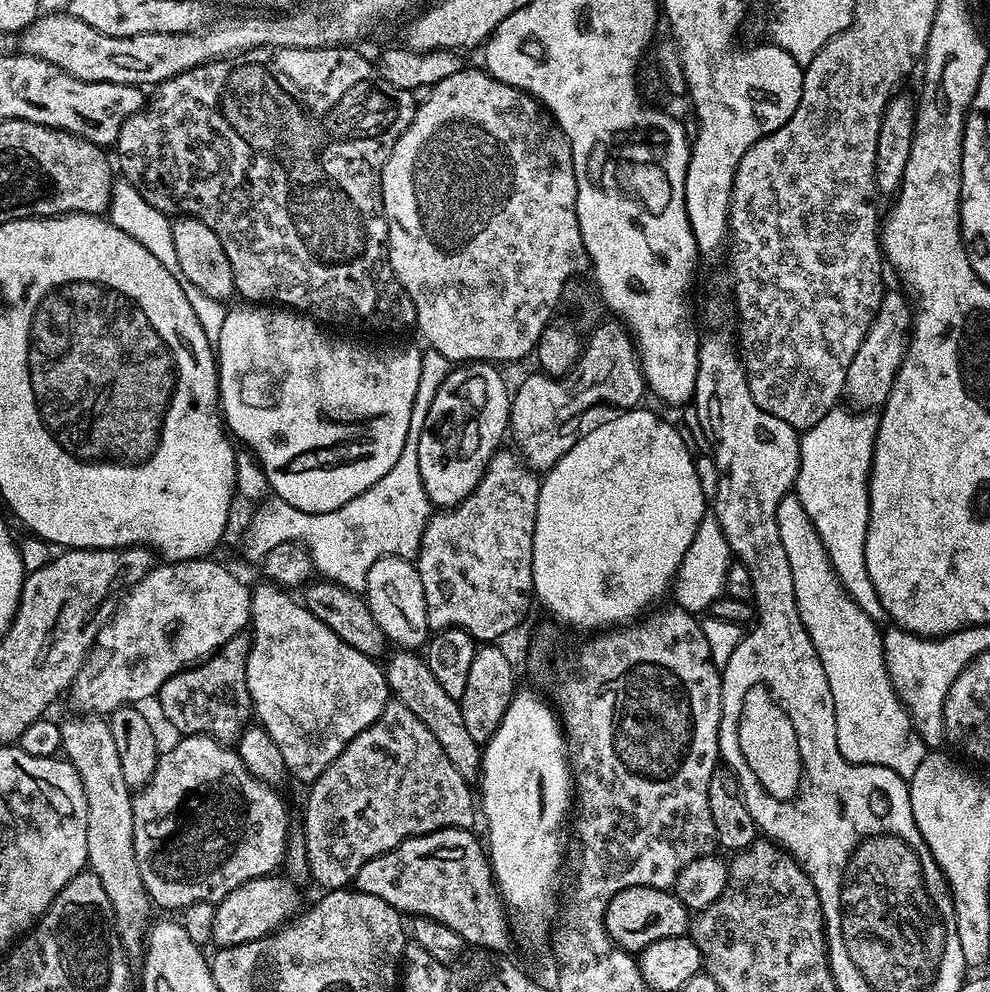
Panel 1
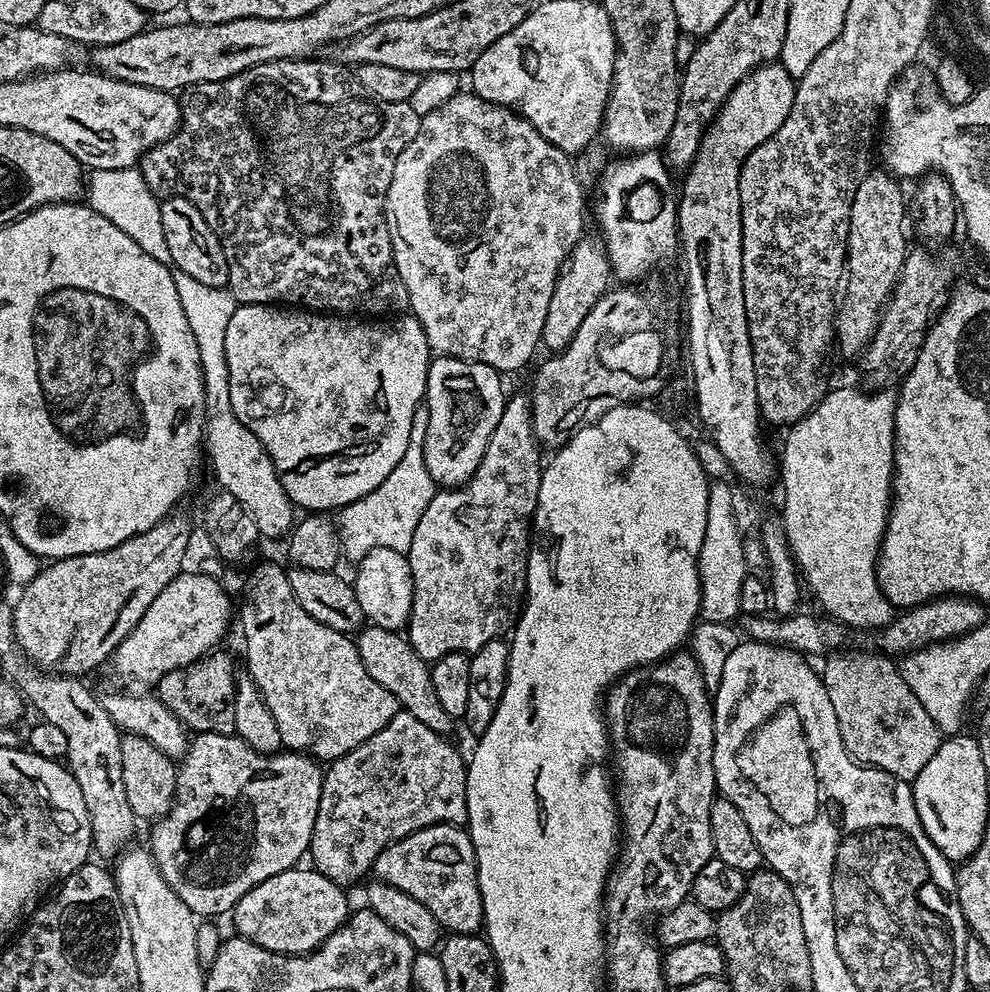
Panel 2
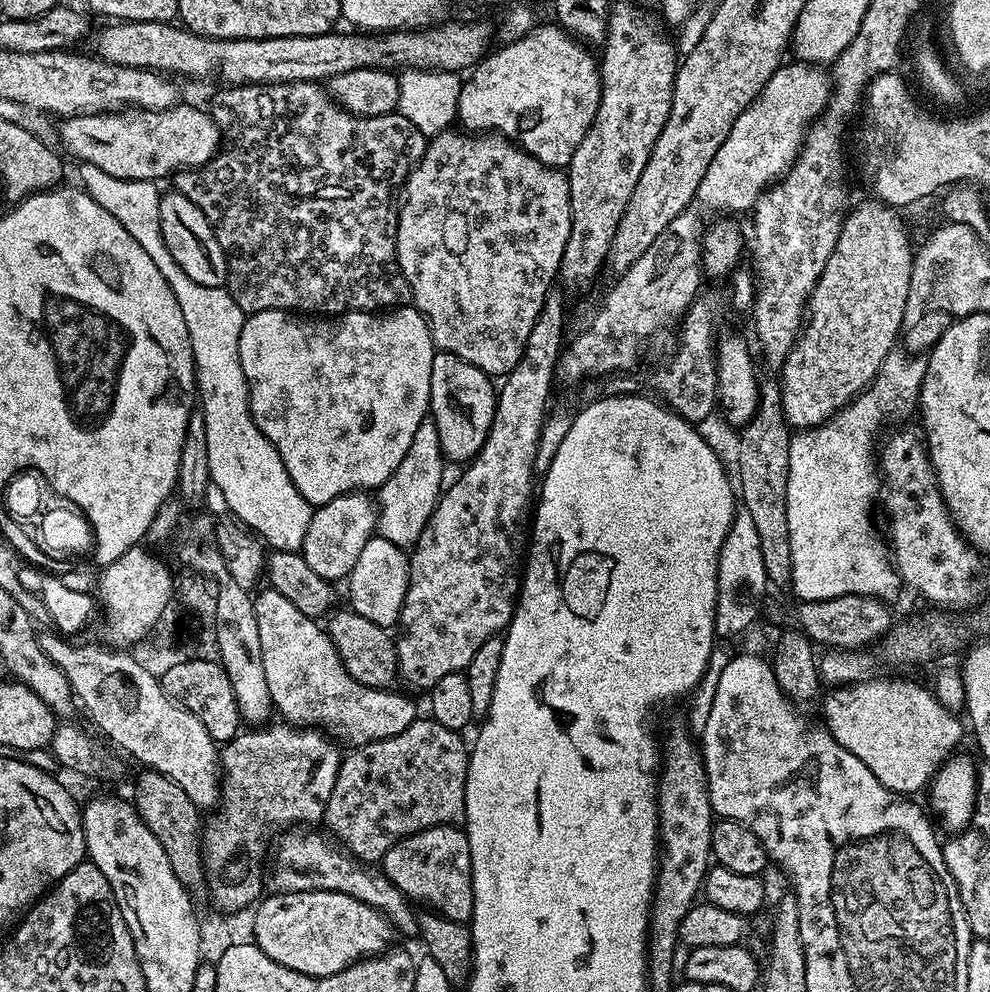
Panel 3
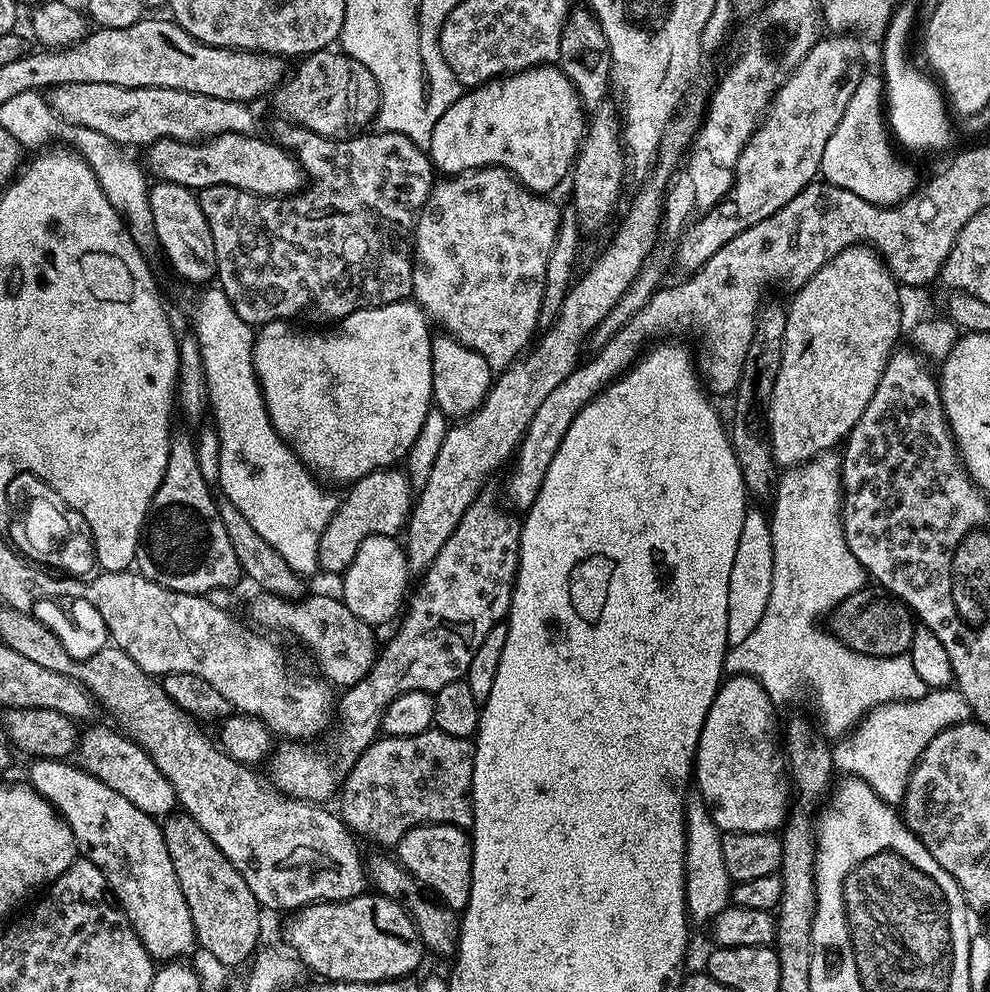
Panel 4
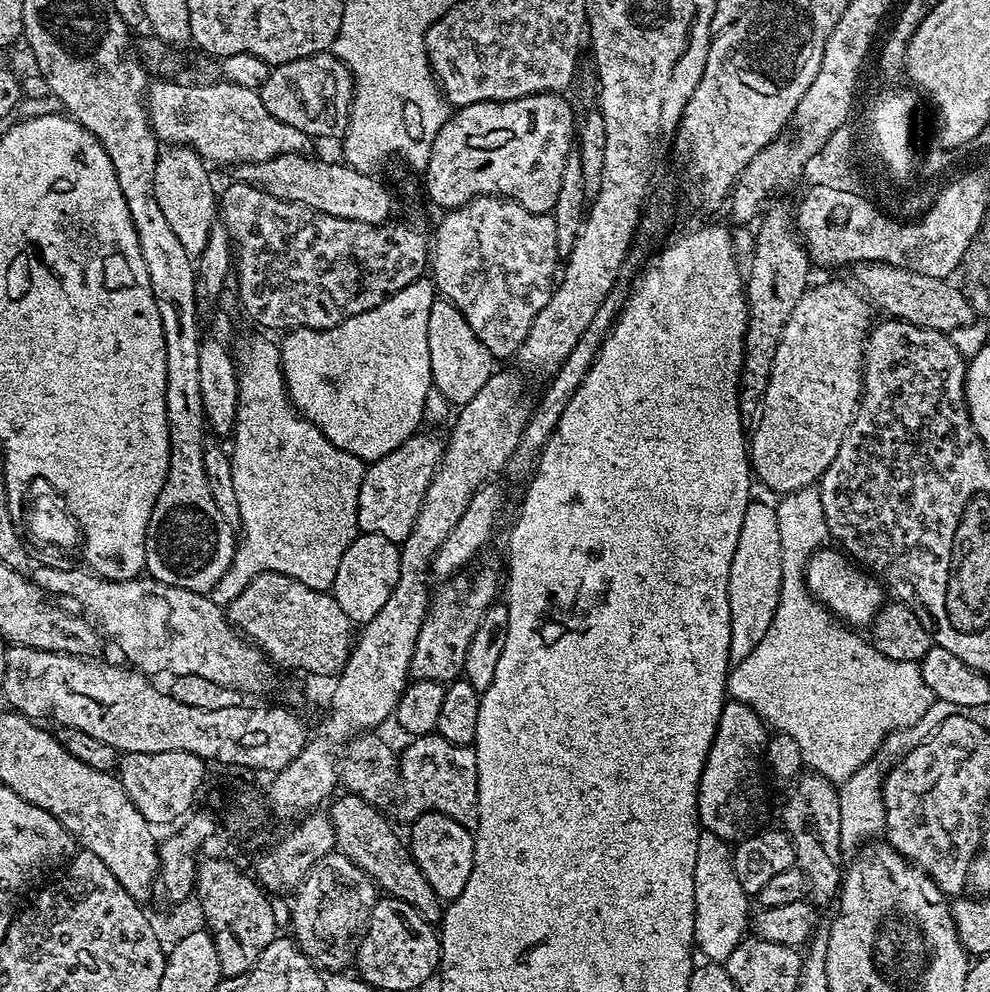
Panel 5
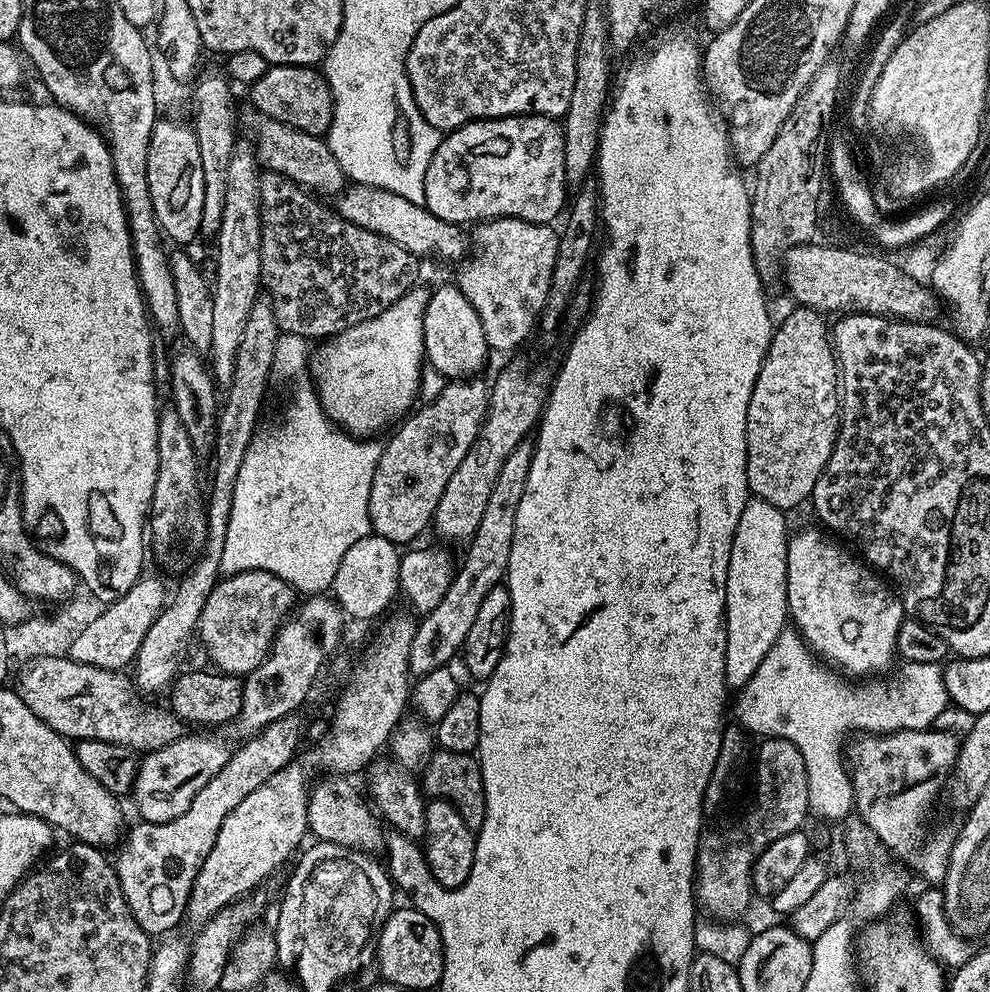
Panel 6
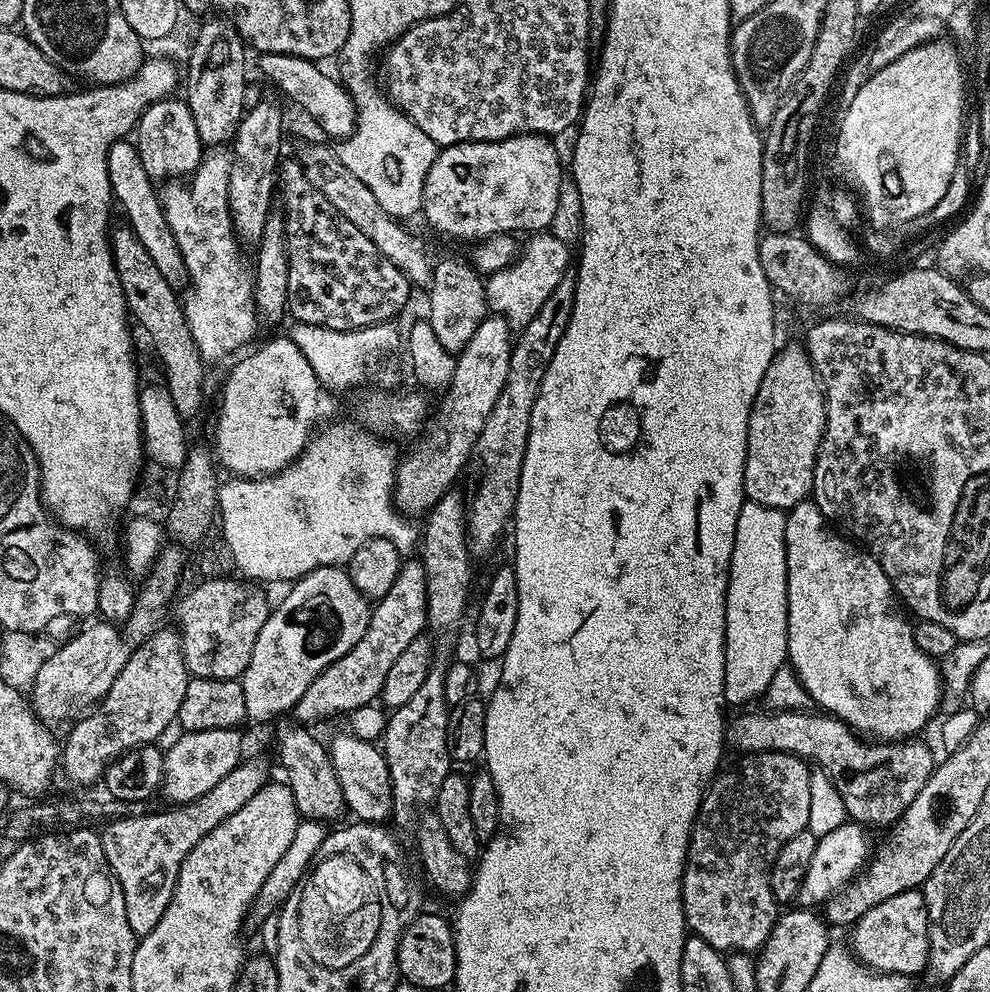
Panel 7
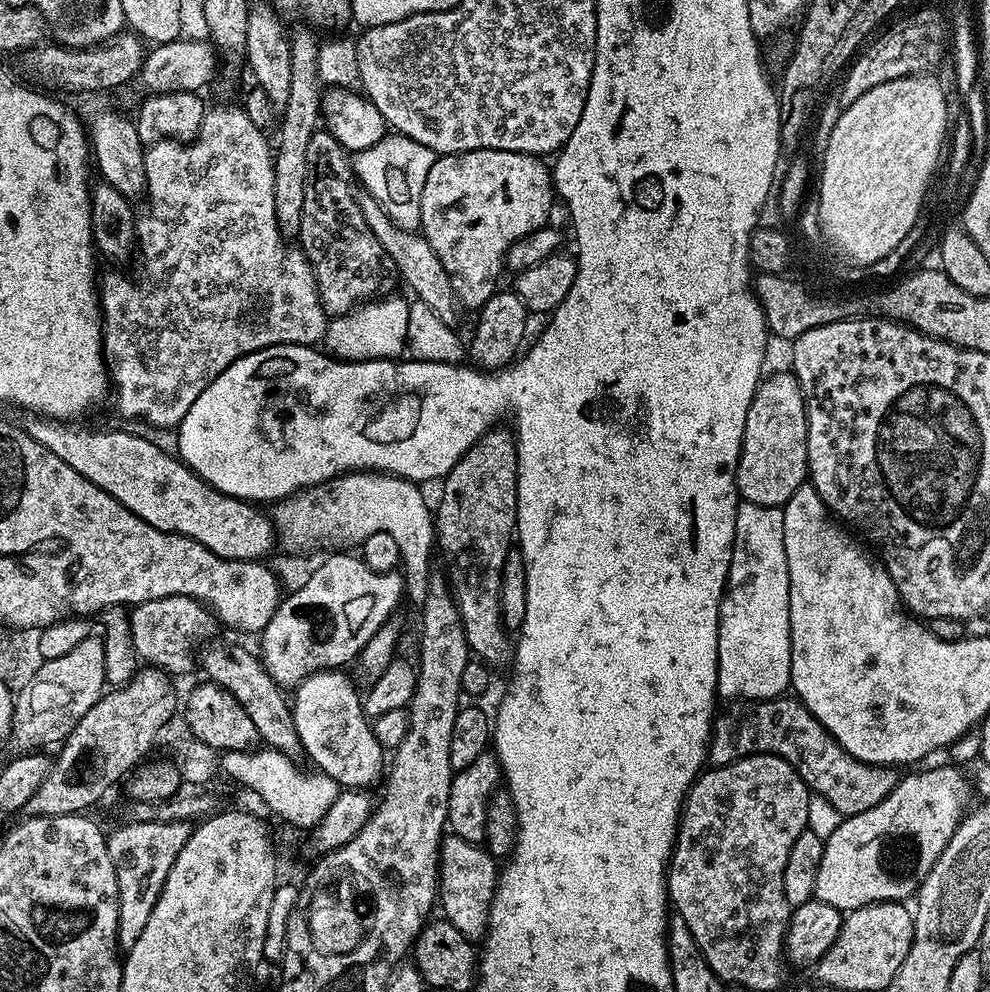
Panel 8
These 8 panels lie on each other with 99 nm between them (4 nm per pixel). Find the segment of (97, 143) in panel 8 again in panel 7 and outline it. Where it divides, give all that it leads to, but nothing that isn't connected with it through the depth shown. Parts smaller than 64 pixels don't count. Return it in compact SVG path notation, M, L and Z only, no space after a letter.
M128 140L116 141L107 154L107 174L110 176L110 184L115 201L124 208L128 218L127 225L138 235L142 246L152 257L154 266L162 274L166 282L180 290L188 284L188 271L185 259L178 250L177 239L174 238L169 220L165 216L164 205L155 181L151 180L146 168L142 165L141 156L135 145Z

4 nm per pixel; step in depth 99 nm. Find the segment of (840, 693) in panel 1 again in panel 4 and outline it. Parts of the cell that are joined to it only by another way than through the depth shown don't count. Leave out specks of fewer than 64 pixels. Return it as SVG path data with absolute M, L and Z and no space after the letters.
M951 687L929 689L920 699L880 704L872 708L848 736L833 745L833 767L839 773L844 772L843 775L866 781L888 804L899 805L908 789L909 776L926 746L942 730L967 723L971 716L965 696Z

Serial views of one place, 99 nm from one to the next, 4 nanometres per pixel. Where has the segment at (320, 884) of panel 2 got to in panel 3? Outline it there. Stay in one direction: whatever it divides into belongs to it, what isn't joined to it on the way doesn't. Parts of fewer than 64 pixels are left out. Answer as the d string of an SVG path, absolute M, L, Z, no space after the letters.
M334 890L276 892L257 903L252 940L267 956L307 976L329 976L365 956L377 955L393 943L394 929L378 910Z

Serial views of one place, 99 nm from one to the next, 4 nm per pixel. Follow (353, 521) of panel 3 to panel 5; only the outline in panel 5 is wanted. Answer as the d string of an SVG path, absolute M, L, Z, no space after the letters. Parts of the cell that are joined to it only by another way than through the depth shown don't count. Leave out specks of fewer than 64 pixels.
M417 431L415 436L406 438L398 450L386 454L386 458L371 461L365 467L364 481L358 494L356 519L361 533L382 534L398 546L410 538L418 510L422 510L422 498L426 498L426 490L444 456L445 441L424 431Z

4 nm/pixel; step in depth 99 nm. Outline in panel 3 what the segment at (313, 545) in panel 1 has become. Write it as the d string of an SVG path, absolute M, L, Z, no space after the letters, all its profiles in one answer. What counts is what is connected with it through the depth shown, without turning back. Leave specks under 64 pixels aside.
M431 415L424 416L414 433L414 439L410 441L410 450L406 450L406 458L398 462L398 470L394 470L394 474L390 474L388 481L378 489L378 535L405 550L416 545L445 487L444 464L446 465L446 457L438 438L437 424Z

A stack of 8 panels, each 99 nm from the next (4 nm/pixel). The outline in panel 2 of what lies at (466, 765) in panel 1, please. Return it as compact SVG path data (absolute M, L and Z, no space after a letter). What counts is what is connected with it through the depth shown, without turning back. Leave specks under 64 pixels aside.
M368 624L357 633L355 641L362 664L370 674L370 678L374 678L374 682L386 686L386 690L394 694L401 709L414 714L418 722L430 726L430 730L448 734L454 724L454 718L446 714L446 710L442 710L442 705L438 702L438 694L434 694L431 667L427 661L418 657L407 637L395 629Z

